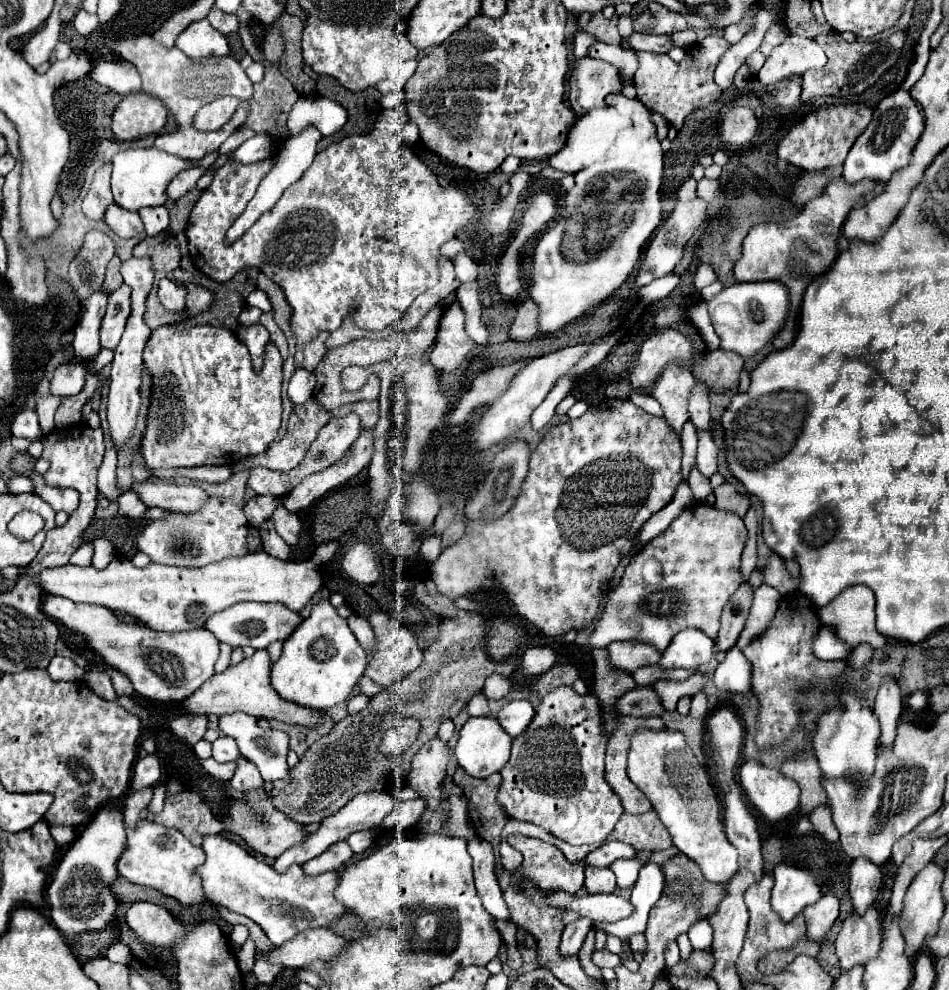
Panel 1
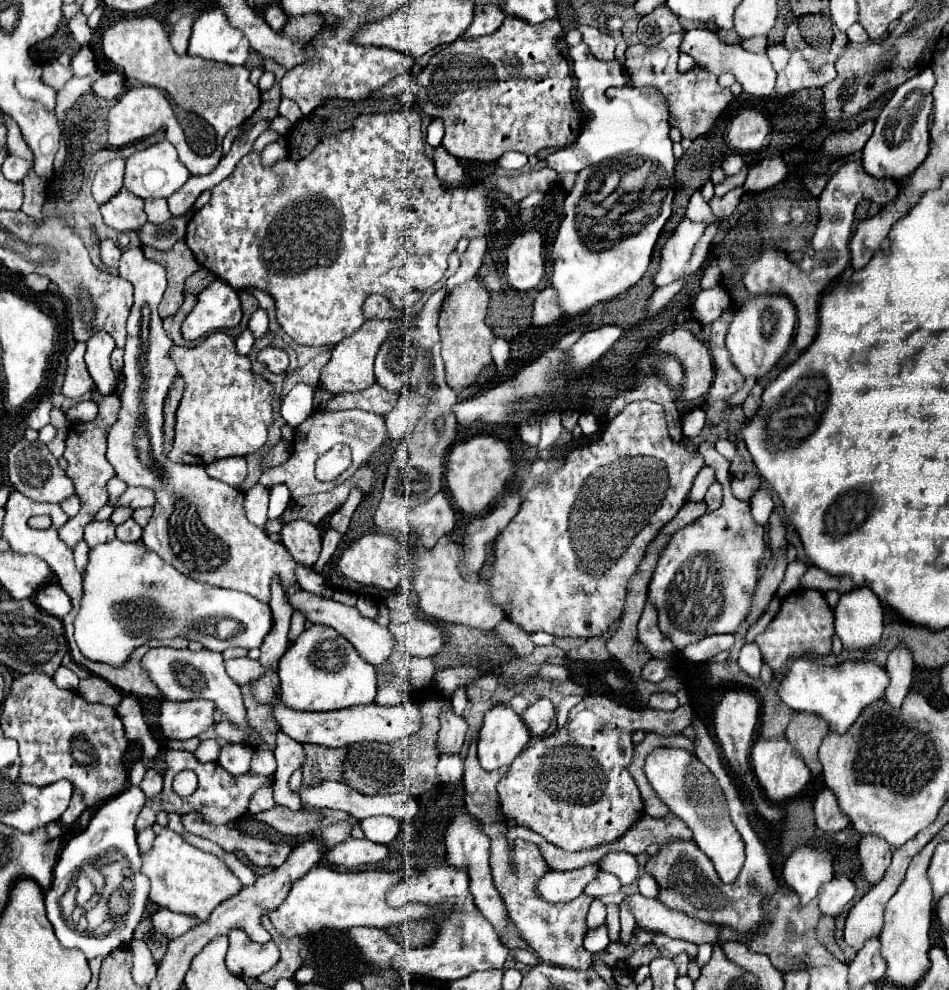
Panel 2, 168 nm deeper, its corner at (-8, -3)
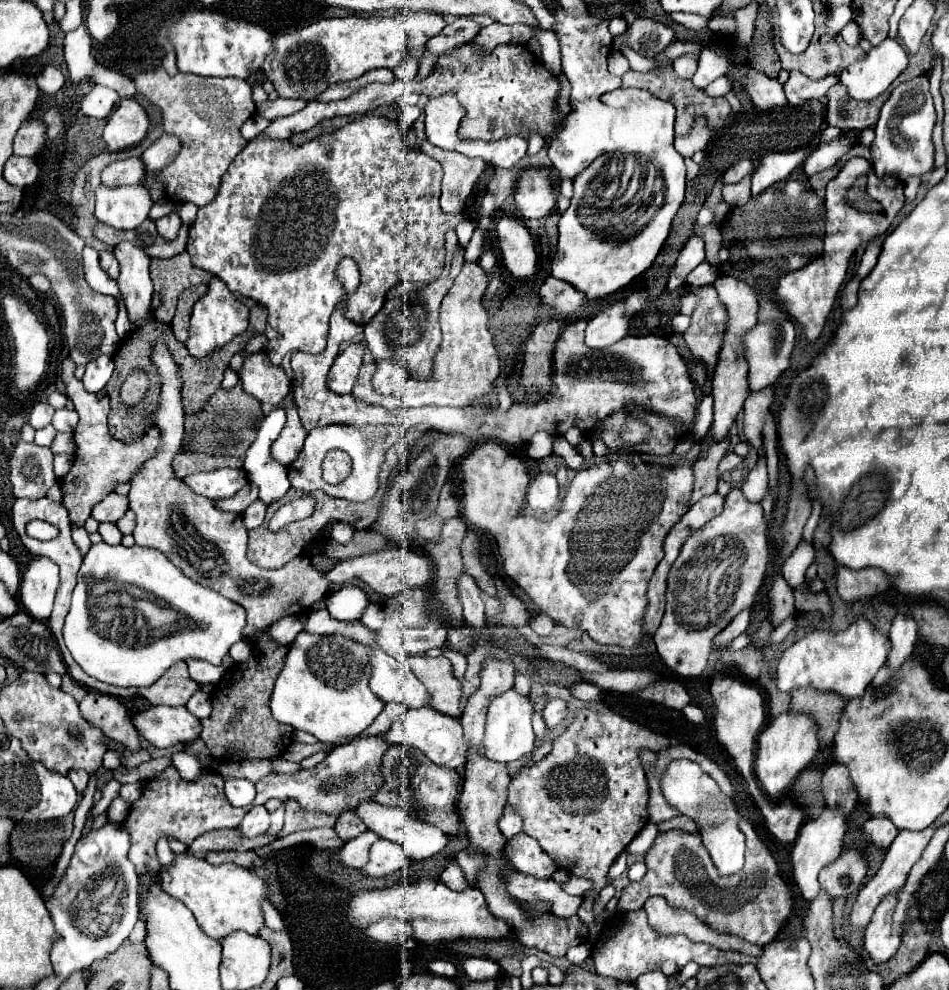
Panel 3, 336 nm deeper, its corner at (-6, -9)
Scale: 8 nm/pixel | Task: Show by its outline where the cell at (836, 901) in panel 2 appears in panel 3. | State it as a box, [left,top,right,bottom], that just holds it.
[819,849,867,899]

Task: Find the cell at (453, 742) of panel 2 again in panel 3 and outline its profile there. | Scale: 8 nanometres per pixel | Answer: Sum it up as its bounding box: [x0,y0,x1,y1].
[409,657,461,719]

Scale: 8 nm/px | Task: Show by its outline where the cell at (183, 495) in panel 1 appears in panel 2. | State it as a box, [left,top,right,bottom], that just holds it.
[115,487,155,509]

